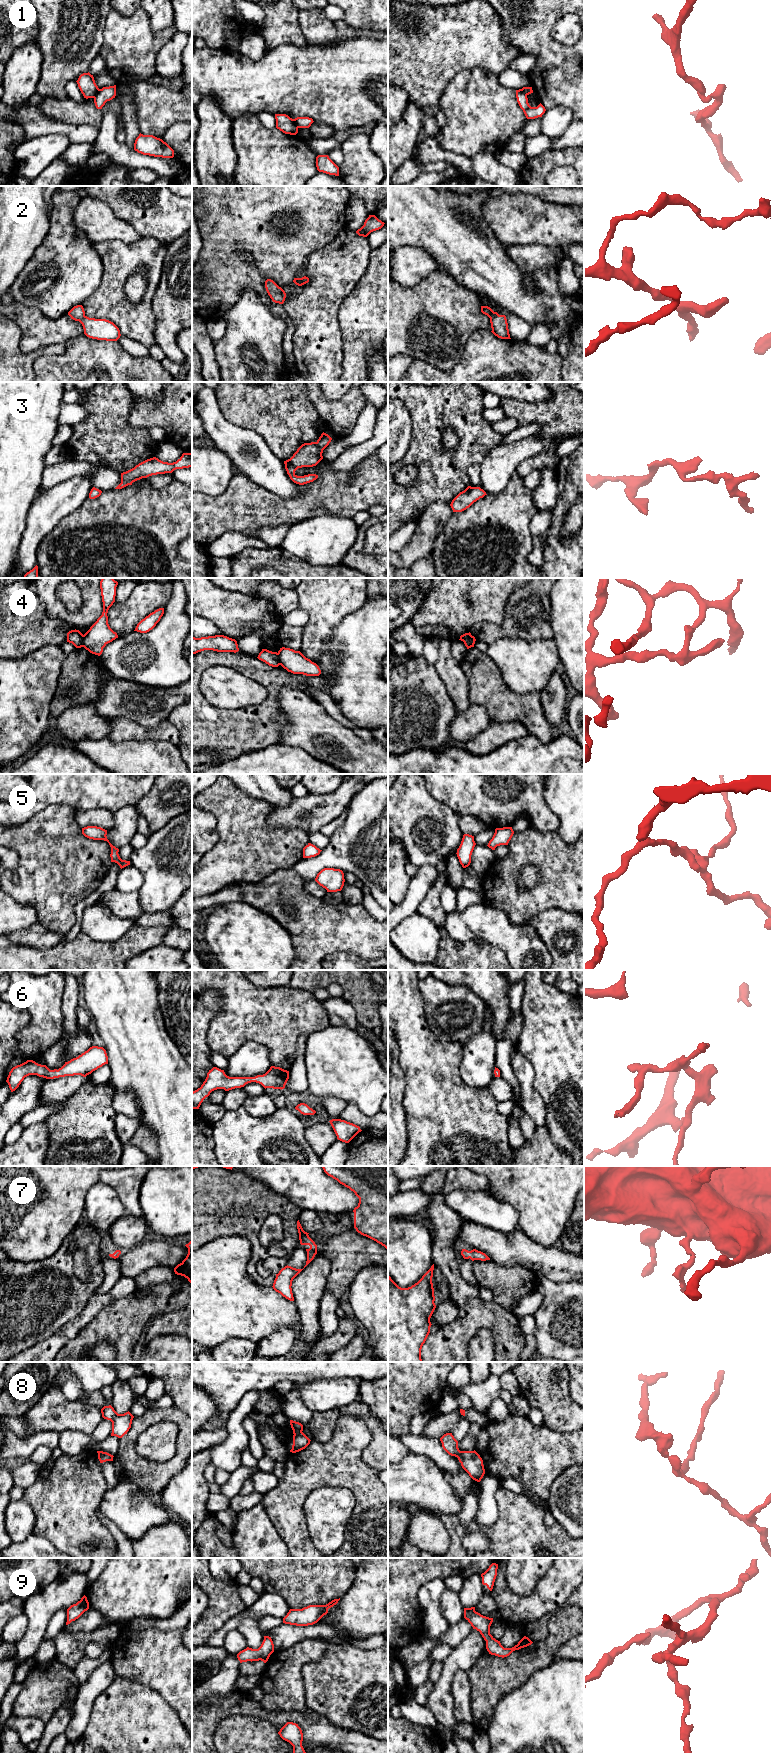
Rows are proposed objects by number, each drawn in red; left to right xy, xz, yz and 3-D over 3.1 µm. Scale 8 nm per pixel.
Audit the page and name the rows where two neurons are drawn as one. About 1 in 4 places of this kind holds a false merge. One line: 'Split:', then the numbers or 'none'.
Split: 1, 4, 8

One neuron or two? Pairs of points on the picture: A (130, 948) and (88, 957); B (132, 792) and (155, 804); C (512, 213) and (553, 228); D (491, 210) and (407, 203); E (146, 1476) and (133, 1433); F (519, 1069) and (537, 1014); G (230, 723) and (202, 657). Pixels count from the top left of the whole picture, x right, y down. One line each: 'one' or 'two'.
A: one
B: two
C: one
D: two
E: one
F: two
G: one

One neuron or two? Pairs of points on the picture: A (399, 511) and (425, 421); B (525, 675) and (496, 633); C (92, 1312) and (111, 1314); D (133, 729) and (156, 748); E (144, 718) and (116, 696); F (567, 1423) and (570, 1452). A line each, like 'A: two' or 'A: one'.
A: one
B: two
C: two
D: two
E: one
F: two

